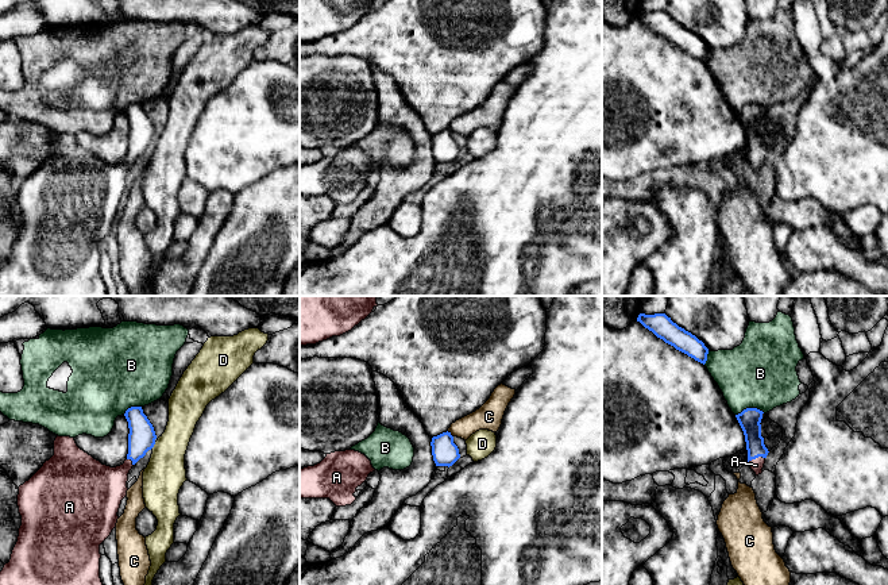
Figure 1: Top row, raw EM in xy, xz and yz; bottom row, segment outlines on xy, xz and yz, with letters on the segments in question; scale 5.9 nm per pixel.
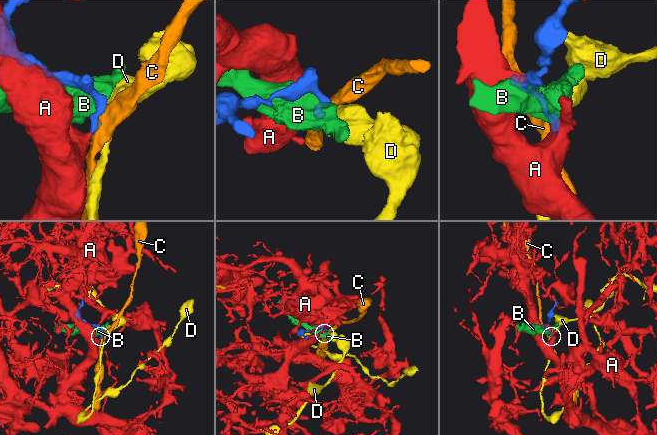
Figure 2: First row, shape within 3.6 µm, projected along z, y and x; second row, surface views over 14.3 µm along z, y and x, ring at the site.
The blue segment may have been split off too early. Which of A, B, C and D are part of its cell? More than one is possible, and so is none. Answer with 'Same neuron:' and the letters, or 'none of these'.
Same neuron: A

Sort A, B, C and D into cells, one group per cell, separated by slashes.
A / B / C / D

